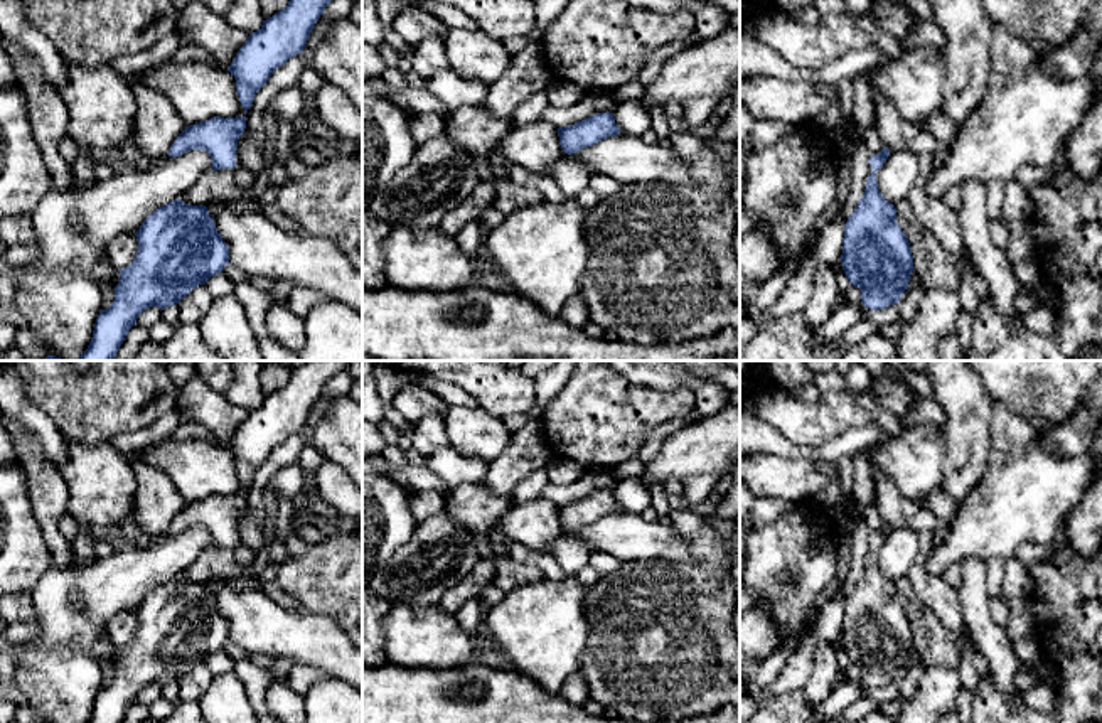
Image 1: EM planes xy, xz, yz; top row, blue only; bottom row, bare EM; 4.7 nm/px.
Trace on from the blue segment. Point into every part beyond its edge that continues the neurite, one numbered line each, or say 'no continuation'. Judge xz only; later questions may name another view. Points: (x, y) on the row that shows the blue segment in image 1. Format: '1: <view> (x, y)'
no continuation

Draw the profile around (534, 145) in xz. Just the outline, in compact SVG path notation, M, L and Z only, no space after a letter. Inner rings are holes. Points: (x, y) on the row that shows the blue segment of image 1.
M544 120L514 125L499 148L511 163L544 175L553 175L554 163L564 157L558 128Z

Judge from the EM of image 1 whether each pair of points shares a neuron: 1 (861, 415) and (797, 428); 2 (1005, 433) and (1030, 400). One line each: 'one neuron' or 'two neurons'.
1: one neuron
2: two neurons

